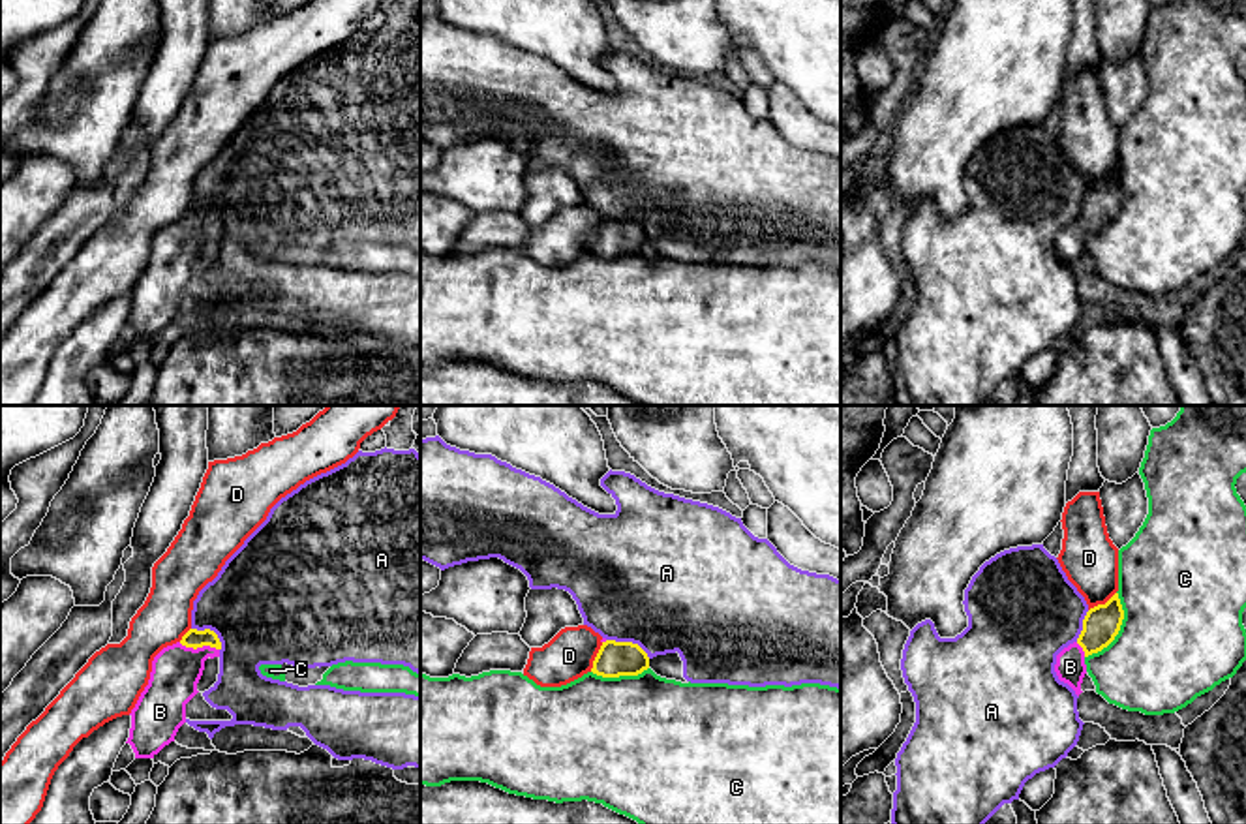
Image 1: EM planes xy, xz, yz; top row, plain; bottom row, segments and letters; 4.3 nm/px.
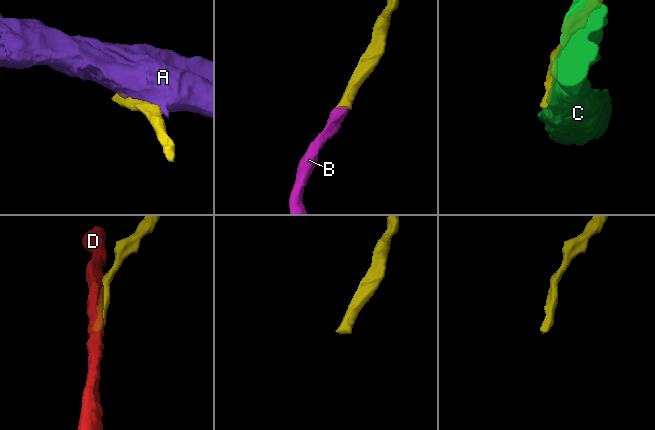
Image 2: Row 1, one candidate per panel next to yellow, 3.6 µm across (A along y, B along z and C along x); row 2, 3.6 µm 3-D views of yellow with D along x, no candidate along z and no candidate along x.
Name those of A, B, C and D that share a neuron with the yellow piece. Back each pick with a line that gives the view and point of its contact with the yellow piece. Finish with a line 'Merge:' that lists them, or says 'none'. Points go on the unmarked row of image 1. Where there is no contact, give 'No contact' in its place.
B: Touches yellow at xy (199, 226)
Merge: B

